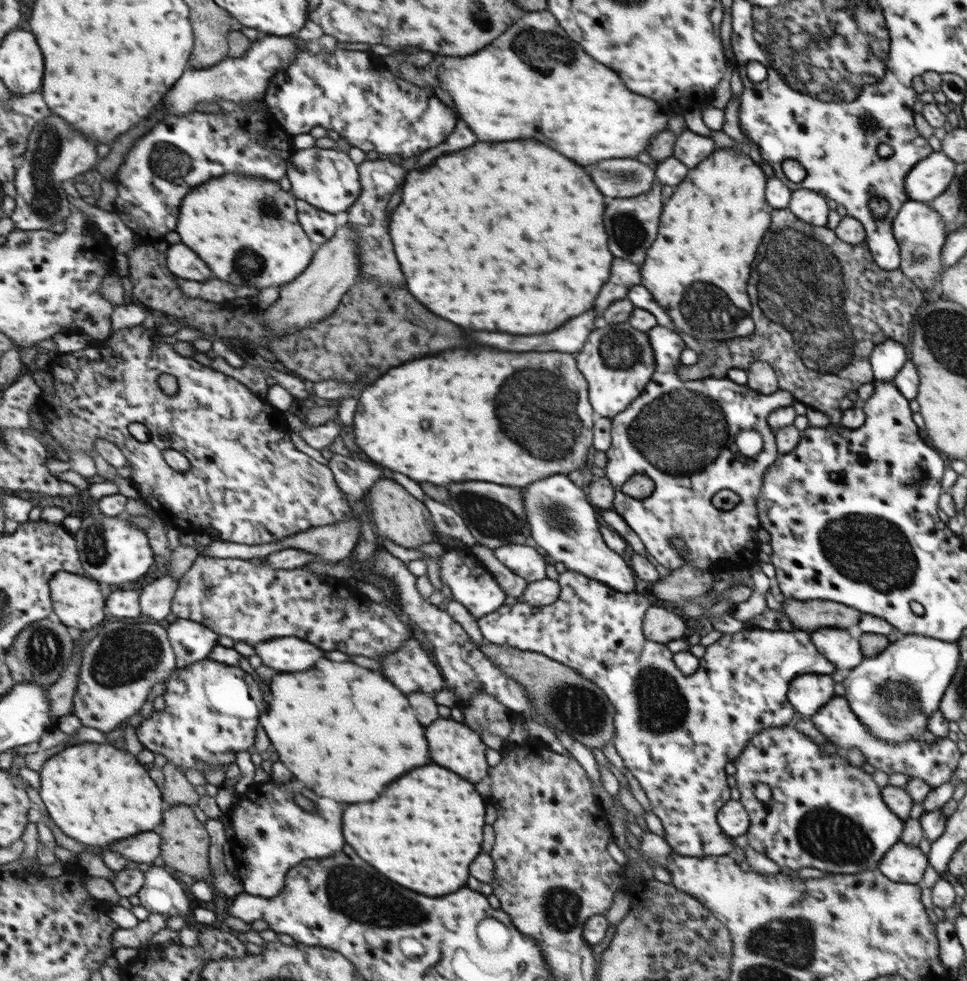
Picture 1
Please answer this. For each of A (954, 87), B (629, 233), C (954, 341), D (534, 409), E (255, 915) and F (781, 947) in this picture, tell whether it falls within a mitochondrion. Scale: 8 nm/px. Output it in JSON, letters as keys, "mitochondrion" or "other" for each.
{"A":"other","B":"mitochondrion","C":"mitochondrion","D":"mitochondrion","E":"other","F":"mitochondrion"}

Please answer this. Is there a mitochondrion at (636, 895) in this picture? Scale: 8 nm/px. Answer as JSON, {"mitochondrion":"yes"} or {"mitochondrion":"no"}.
{"mitochondrion":"no"}

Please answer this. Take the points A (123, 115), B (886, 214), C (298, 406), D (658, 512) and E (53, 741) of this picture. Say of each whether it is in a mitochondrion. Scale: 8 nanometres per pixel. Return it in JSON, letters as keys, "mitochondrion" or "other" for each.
{"A":"other","B":"other","C":"other","D":"other","E":"other"}

